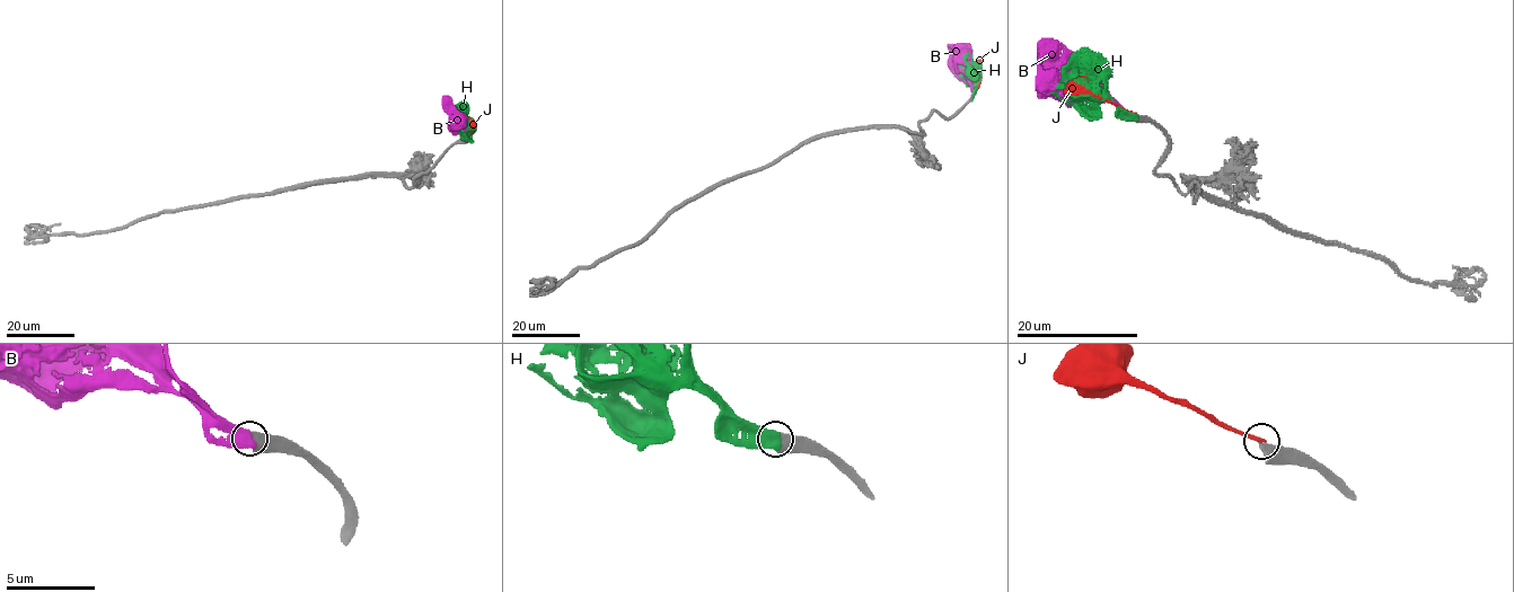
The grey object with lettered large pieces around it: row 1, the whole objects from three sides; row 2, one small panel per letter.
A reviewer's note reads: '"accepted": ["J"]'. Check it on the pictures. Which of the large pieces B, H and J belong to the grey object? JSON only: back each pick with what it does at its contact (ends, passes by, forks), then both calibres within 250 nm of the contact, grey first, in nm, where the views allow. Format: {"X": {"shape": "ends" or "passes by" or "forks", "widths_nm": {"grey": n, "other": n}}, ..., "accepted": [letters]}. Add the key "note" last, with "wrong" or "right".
{"B": {"shape": "ends", "widths_nm": {"grey": 400, "other": 480}}, "accepted": ["B"], "note": "wrong"}

